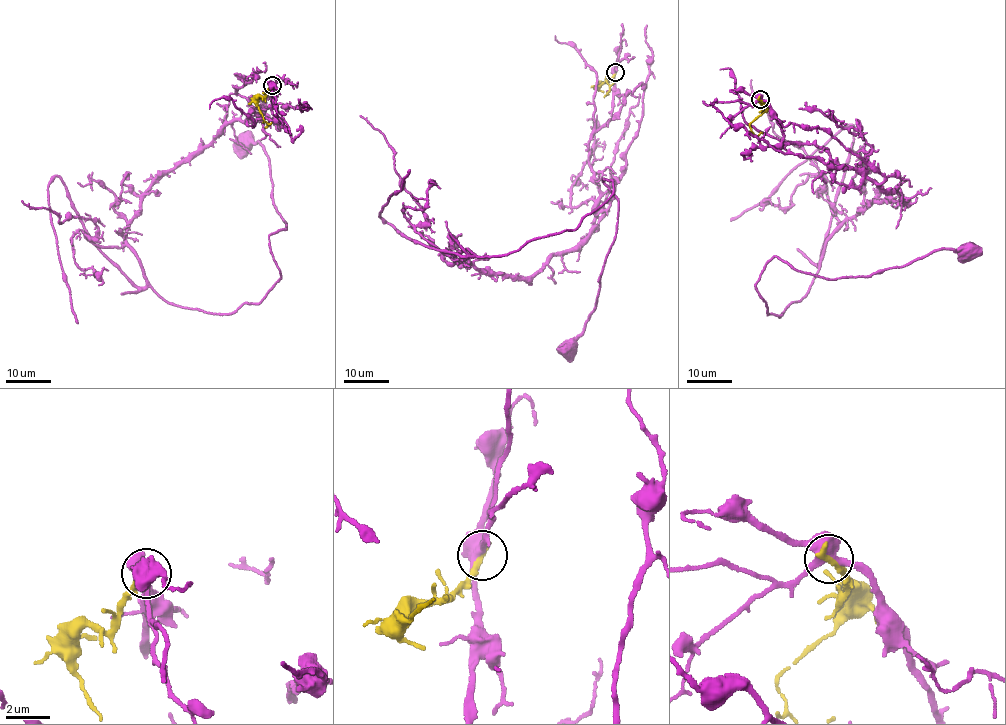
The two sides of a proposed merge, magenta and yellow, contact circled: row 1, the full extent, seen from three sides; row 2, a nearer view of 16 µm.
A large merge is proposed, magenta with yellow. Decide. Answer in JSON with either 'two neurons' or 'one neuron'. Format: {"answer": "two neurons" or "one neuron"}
{"answer": "two neurons"}

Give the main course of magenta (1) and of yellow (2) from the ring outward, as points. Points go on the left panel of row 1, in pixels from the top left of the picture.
1: (271, 85), (272, 120), (223, 127), (126, 229), (165, 300), (232, 313), (280, 279), (246, 144)
2: (272, 85), (257, 98), (259, 111), (267, 126), (263, 122)

